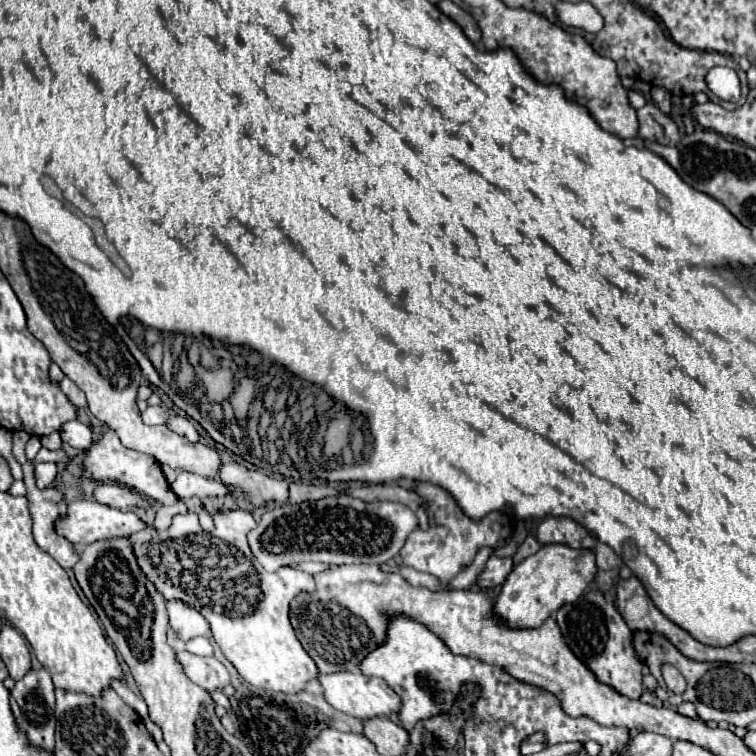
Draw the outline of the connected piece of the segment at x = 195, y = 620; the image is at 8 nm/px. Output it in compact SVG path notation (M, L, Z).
M169 600L167 602L167 612L169 612L171 628L183 640L209 634L209 622L195 608L191 608L189 604L185 604L181 600Z

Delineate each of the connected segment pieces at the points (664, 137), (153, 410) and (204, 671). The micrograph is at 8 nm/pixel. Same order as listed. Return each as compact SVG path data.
M647 104L637 110L639 136L663 146L675 146L681 140L679 128L671 116L663 114L655 104Z
M149 406L143 412L143 422L145 424L167 424L169 422L169 414L163 406Z
M179 652L177 660L183 664L185 674L195 684L203 686L209 692L223 690L231 682L231 676L229 676L227 668L213 656L203 658L203 656L195 656L195 654L189 654L189 652Z

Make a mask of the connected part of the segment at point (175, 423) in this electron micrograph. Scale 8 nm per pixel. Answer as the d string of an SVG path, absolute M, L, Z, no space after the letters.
M173 414L171 416L171 422L169 422L169 428L181 436L187 436L191 442L199 442L199 432L195 428L195 424L183 416L183 414Z

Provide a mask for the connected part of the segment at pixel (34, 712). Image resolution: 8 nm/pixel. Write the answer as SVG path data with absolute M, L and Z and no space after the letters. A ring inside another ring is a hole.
M45 668L29 670L21 680L15 682L15 688L11 690L11 710L15 714L15 720L19 728L23 728L29 734L29 742L37 746L45 746L45 750L53 750L55 740L55 694L53 694L53 682L51 674Z

